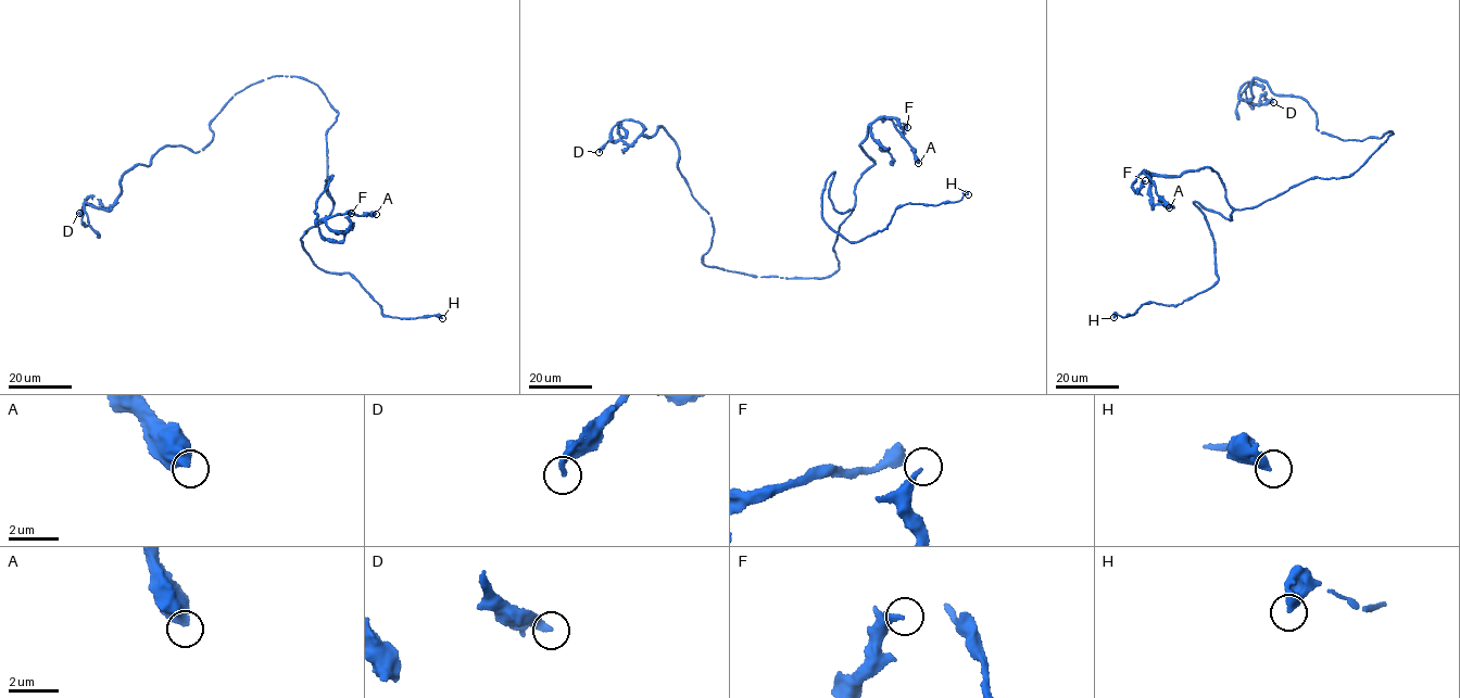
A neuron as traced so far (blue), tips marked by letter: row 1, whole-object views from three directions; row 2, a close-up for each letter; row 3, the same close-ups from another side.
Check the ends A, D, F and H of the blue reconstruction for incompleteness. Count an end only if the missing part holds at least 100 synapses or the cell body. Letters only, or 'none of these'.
none of these

